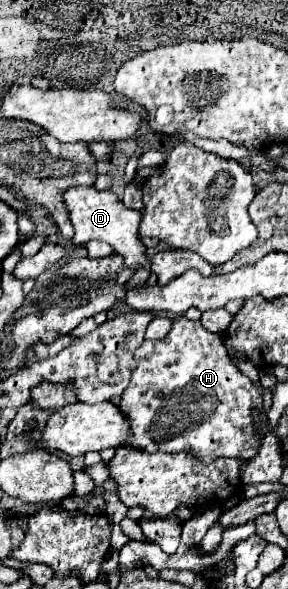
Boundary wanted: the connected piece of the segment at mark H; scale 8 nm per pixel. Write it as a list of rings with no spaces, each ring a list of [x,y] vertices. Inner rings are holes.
[[[184,316],[174,318],[172,330],[166,338],[152,342],[146,340],[136,352],[138,368],[132,374],[132,382],[128,390],[122,394],[120,412],[130,418],[132,438],[124,446],[136,446],[148,454],[154,452],[186,452],[208,464],[216,458],[254,458],[260,450],[266,432],[270,430],[268,418],[260,418],[262,426],[254,426],[252,410],[264,410],[262,392],[254,386],[254,382],[244,376],[228,358],[226,346],[220,334],[208,332],[202,322],[192,322]]]

